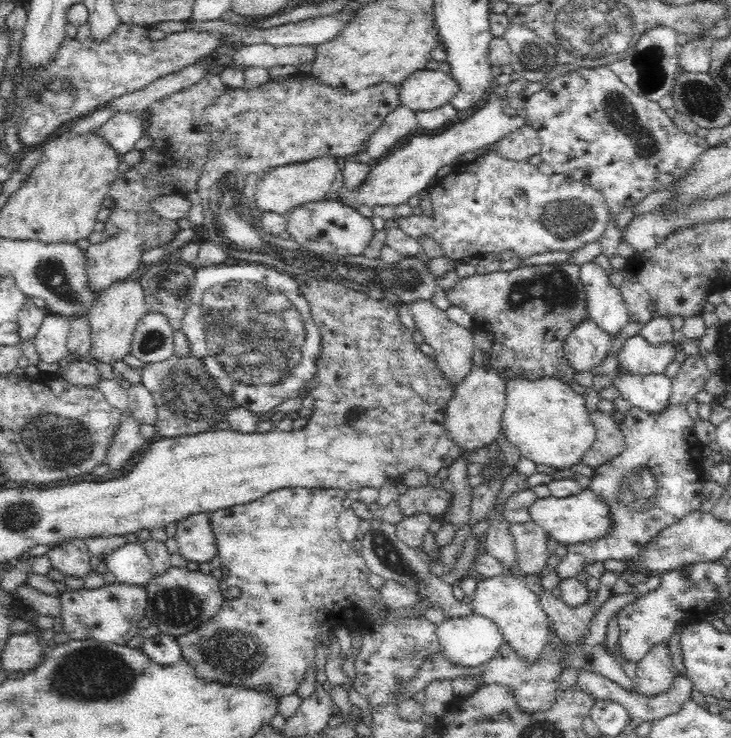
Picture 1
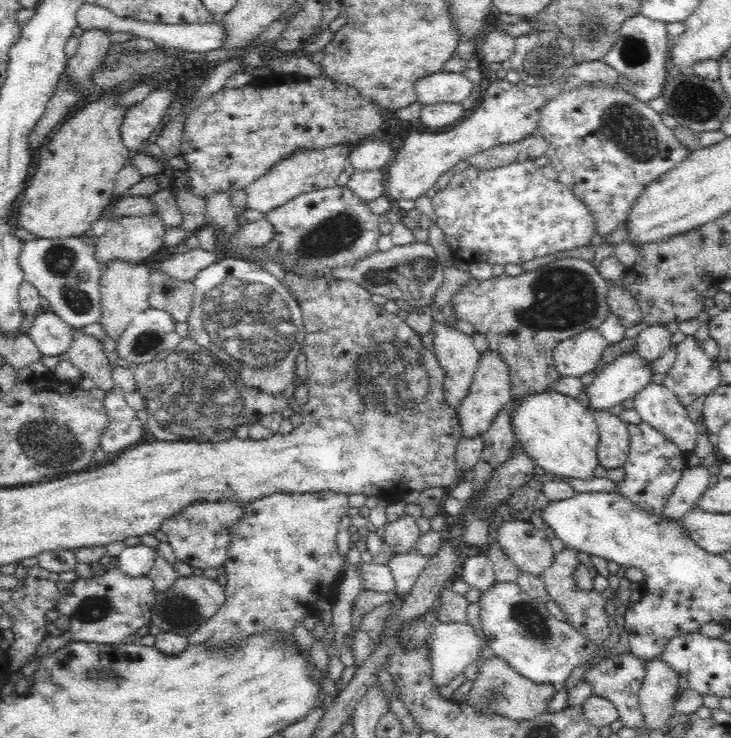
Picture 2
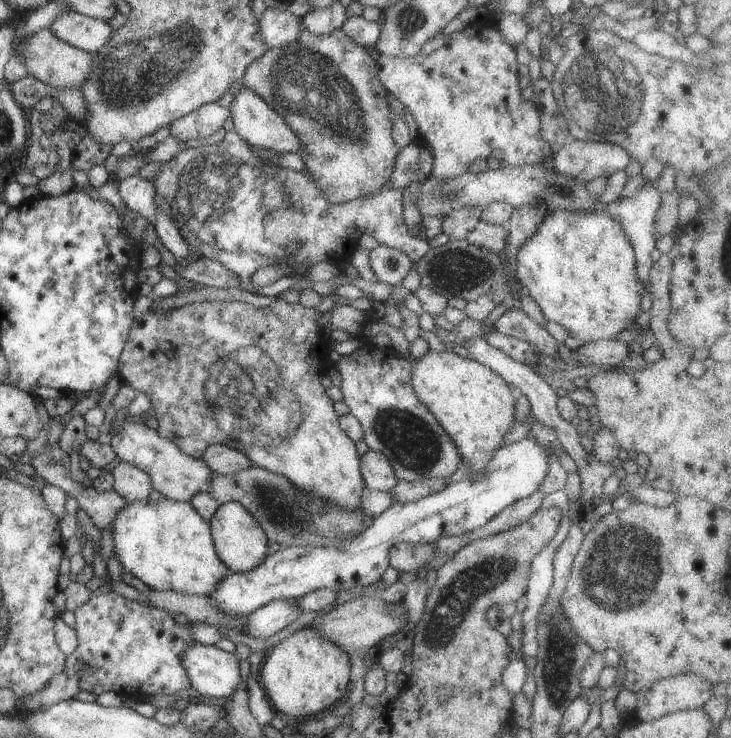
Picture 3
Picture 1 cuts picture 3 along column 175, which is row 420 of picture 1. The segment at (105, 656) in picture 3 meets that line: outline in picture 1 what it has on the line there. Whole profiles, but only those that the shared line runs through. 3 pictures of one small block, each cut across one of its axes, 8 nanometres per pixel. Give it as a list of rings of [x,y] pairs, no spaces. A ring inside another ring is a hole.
[[[701,354],[688,355],[682,362],[679,372],[671,378],[671,395],[669,405],[662,414],[650,414],[642,409],[633,406],[624,413],[624,418],[618,422],[618,429],[622,431],[625,441],[625,449],[622,454],[610,460],[608,464],[596,469],[588,490],[598,495],[604,503],[608,503],[610,509],[611,527],[609,531],[599,539],[580,544],[568,546],[568,554],[561,559],[555,568],[560,580],[575,578],[580,571],[584,571],[588,564],[594,562],[605,562],[608,560],[632,560],[634,559],[650,539],[655,537],[661,530],[672,526],[675,522],[680,522],[682,516],[690,514],[692,510],[700,508],[702,500],[702,488],[707,482],[701,463],[703,460],[703,447],[696,439],[694,424],[690,414],[688,414],[687,404],[695,398],[696,394],[704,390],[707,380],[712,373],[706,368],[705,357]]]

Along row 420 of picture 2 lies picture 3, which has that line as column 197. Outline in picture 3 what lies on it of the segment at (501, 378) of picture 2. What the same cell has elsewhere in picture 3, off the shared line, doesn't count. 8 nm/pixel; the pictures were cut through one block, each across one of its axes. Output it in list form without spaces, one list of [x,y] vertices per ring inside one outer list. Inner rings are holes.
[[[125,420],[122,428],[111,435],[111,446],[118,458],[144,470],[150,476],[153,489],[165,499],[190,502],[196,494],[210,494],[212,470],[207,464],[202,459],[183,454],[168,438],[159,436],[156,430],[148,428],[145,423],[135,424]]]

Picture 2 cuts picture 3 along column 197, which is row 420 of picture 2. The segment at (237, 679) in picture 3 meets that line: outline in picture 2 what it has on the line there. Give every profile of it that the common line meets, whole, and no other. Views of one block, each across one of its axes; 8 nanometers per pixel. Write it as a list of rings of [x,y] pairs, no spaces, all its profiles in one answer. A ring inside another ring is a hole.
[[[651,381],[646,388],[636,393],[632,398],[632,404],[644,423],[666,436],[667,440],[672,440],[683,454],[689,454],[693,459],[699,433],[696,430],[696,424],[690,420],[687,410],[682,407],[674,391],[664,384]]]

